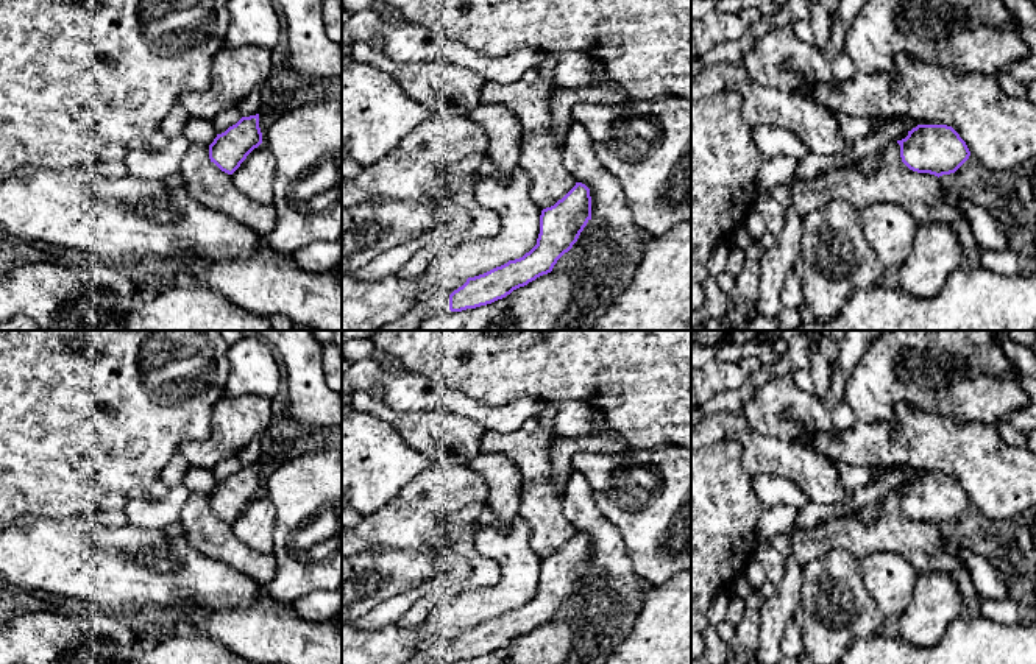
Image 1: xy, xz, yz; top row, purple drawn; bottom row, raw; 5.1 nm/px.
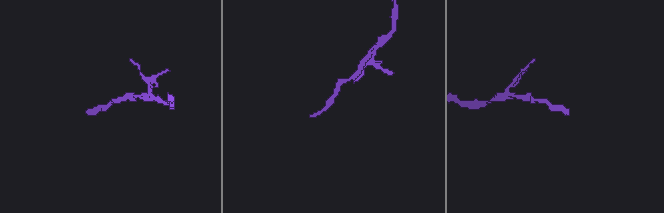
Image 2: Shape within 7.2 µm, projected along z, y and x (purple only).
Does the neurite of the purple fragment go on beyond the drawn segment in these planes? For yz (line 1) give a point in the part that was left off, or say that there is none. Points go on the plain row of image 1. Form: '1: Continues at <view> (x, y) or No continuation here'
1: No continuation here

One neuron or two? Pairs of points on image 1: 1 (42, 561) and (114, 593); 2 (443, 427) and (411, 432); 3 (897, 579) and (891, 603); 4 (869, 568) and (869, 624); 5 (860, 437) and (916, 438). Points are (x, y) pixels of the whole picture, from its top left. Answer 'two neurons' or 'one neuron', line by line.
1: one neuron
2: one neuron
3: one neuron
4: two neurons
5: one neuron

